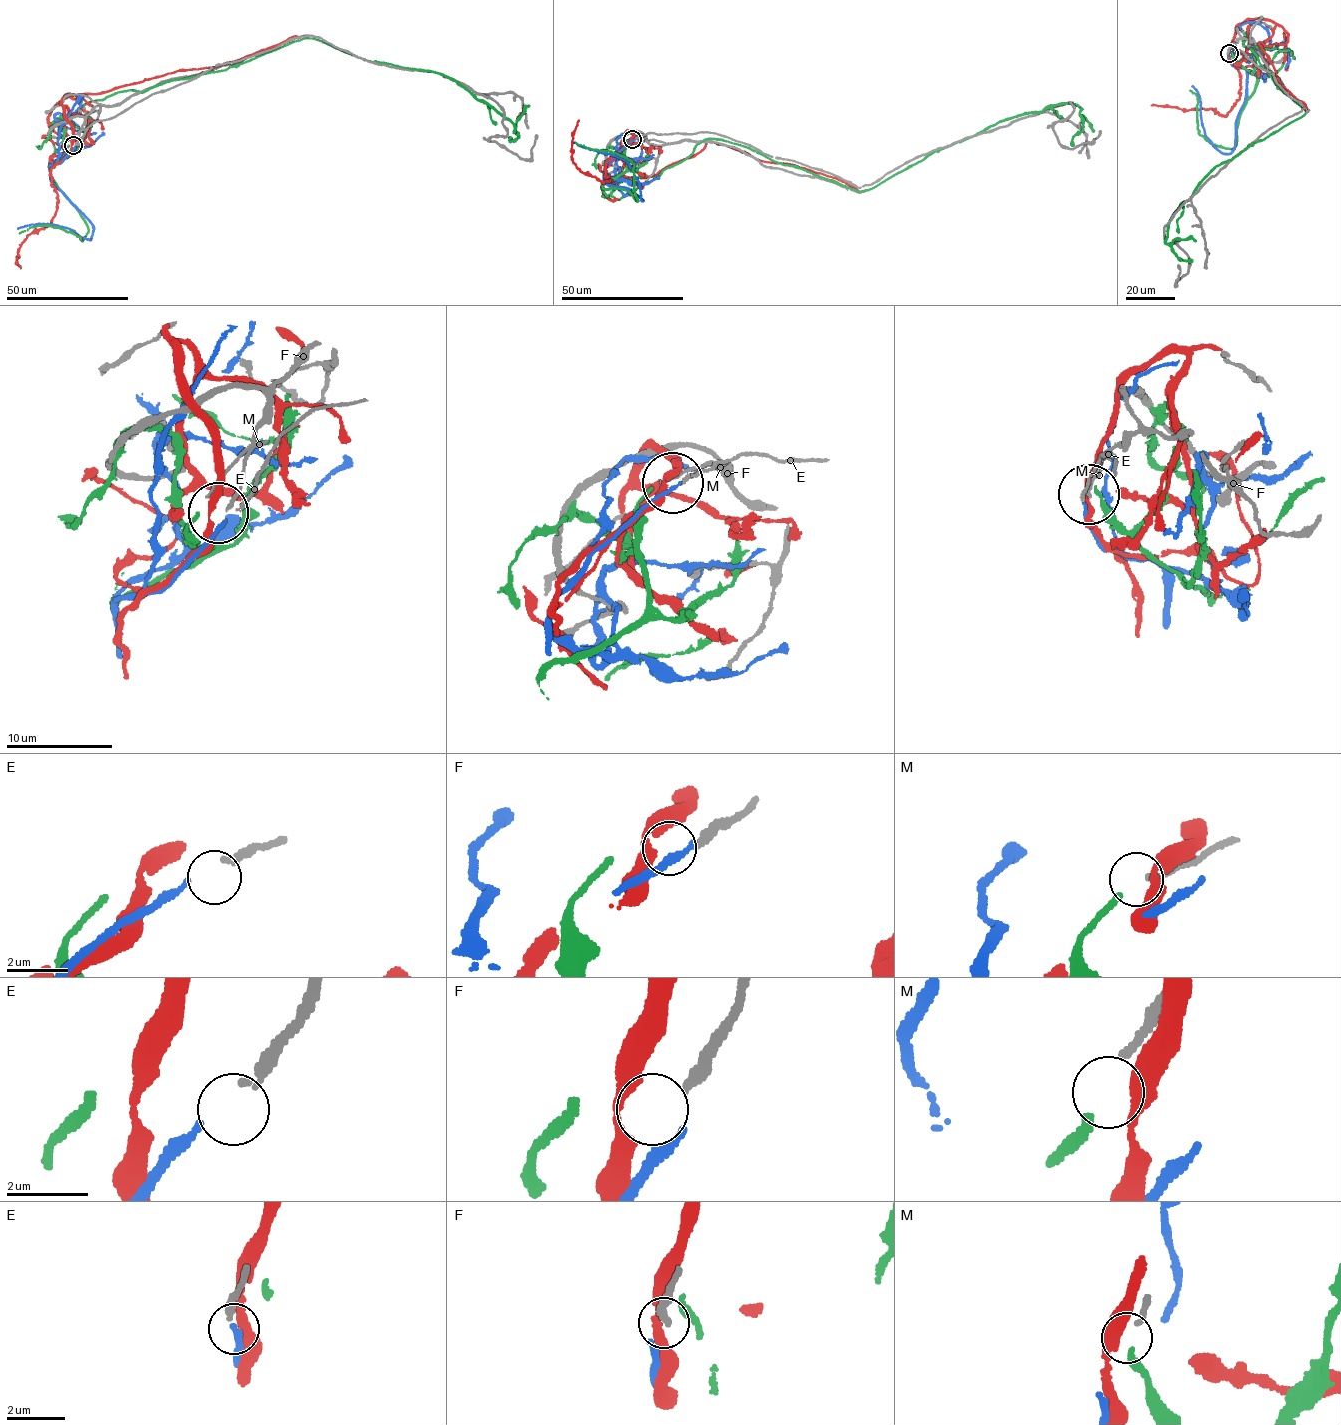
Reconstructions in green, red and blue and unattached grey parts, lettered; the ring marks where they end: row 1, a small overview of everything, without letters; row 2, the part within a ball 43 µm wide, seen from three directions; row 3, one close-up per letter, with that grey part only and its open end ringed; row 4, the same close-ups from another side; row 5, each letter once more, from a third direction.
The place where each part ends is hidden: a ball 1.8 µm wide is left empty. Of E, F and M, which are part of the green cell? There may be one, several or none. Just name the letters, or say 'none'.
M

